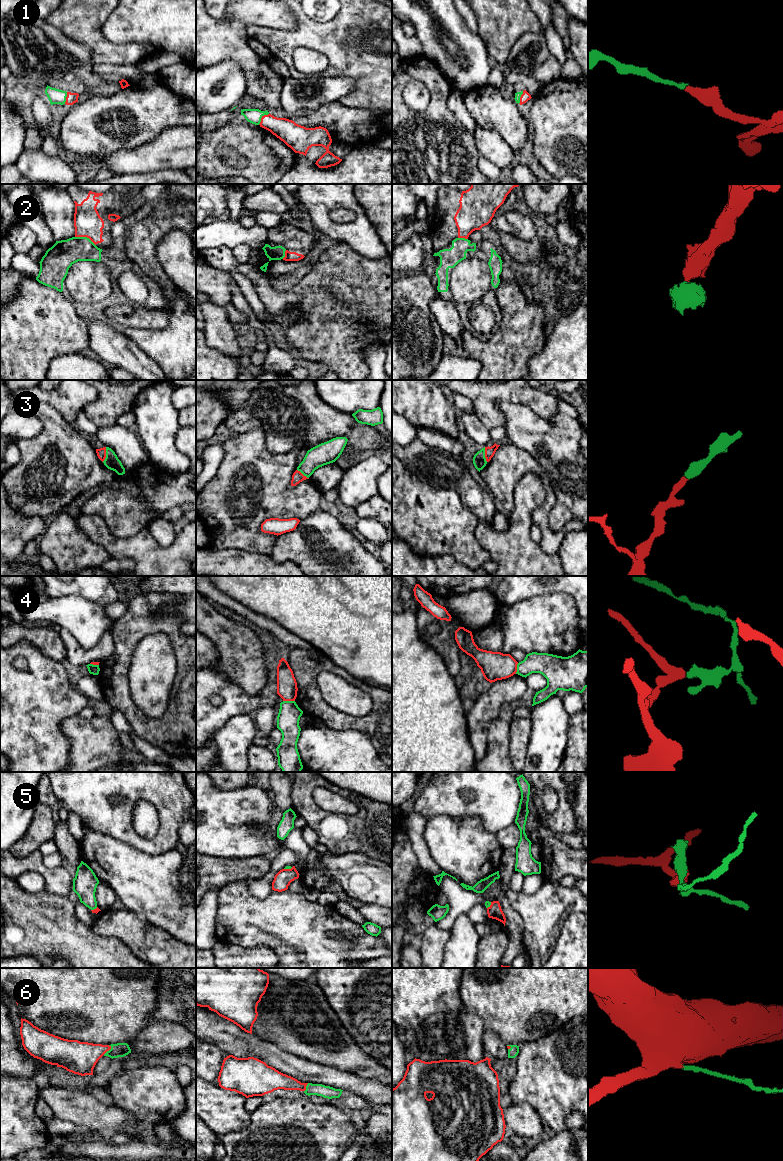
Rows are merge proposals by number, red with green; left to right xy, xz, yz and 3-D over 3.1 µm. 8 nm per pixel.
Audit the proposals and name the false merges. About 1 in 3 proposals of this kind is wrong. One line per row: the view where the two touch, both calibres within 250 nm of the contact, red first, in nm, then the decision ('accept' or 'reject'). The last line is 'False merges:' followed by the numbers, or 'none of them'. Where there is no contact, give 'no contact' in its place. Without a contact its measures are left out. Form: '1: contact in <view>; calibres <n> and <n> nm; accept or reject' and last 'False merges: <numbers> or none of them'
1: contact in xz; calibres 180 and 120 nm; accept
2: contact in xy; calibres 220 and 220 nm; reject
3: contact in xy; calibres 80 and 120 nm; accept
4: contact in xz; calibres 160 and 180 nm; reject
5: contact in xz; calibres 140 and 30 nm; accept
6: contact in xy; calibres 260 and 110 nm; accept
False merges: 2, 4

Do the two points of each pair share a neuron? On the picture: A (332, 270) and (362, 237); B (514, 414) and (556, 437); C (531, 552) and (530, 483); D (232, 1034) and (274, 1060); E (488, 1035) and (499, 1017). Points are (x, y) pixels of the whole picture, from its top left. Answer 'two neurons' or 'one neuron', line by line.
A: two neurons
B: one neuron
C: one neuron
D: one neuron
E: two neurons

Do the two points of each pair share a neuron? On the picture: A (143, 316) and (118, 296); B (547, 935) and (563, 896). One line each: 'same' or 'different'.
A: different
B: same

